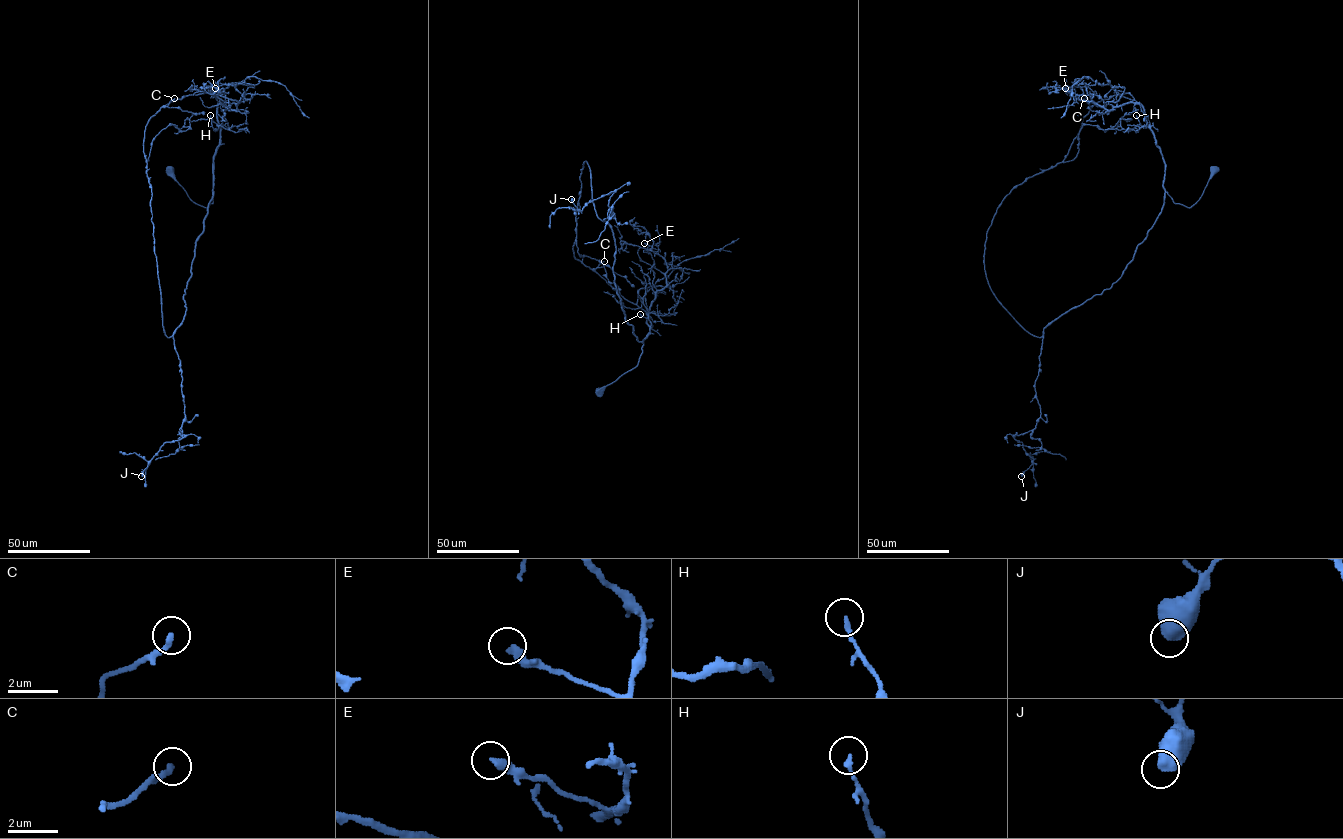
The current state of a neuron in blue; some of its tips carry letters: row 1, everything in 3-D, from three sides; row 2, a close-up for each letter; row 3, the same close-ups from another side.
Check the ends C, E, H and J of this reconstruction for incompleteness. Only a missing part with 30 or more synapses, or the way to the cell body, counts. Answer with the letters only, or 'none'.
C

